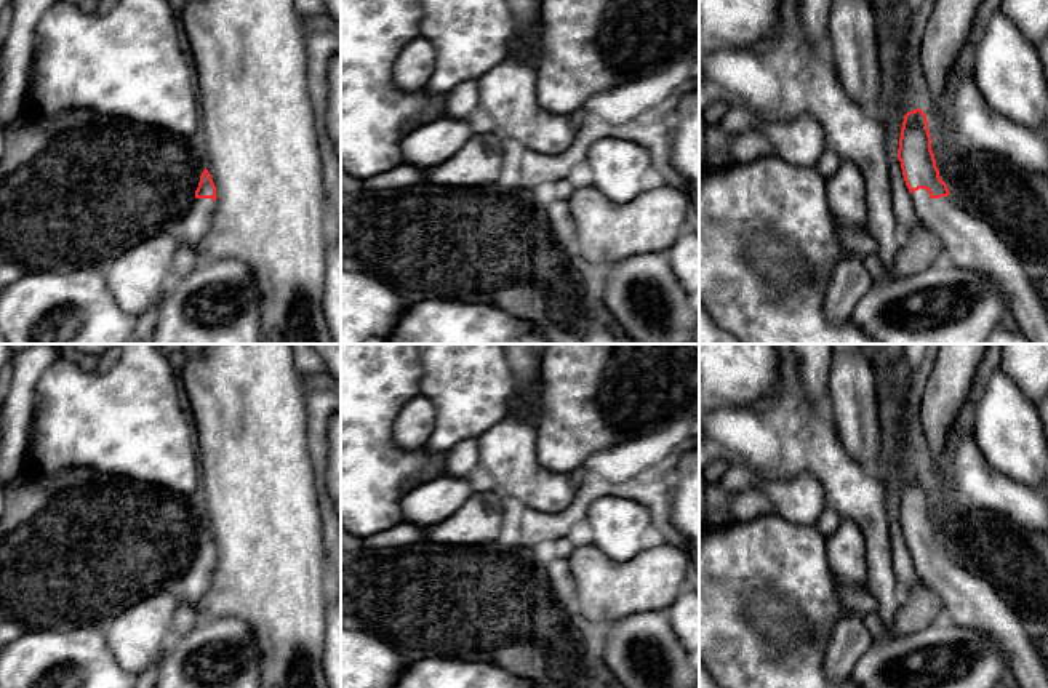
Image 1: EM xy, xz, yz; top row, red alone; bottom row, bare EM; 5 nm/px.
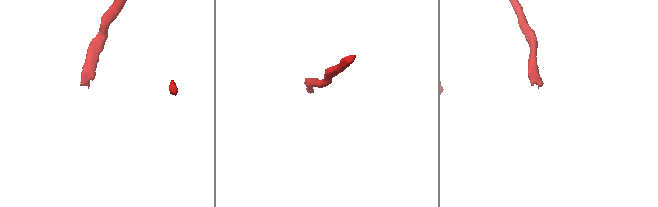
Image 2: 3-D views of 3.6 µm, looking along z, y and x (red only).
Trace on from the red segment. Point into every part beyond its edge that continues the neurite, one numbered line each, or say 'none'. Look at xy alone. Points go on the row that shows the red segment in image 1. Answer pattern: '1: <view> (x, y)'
1: xy (191, 229)

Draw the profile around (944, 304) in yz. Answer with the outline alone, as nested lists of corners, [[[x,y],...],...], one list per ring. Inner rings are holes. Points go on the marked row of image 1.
[[[941,259],[923,272],[874,283],[850,320],[878,344],[984,344],[994,330],[1010,323],[1010,310],[987,277]]]

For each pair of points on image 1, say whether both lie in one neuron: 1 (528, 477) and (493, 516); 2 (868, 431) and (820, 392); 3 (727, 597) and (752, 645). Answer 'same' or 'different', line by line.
1: different
2: different
3: same

